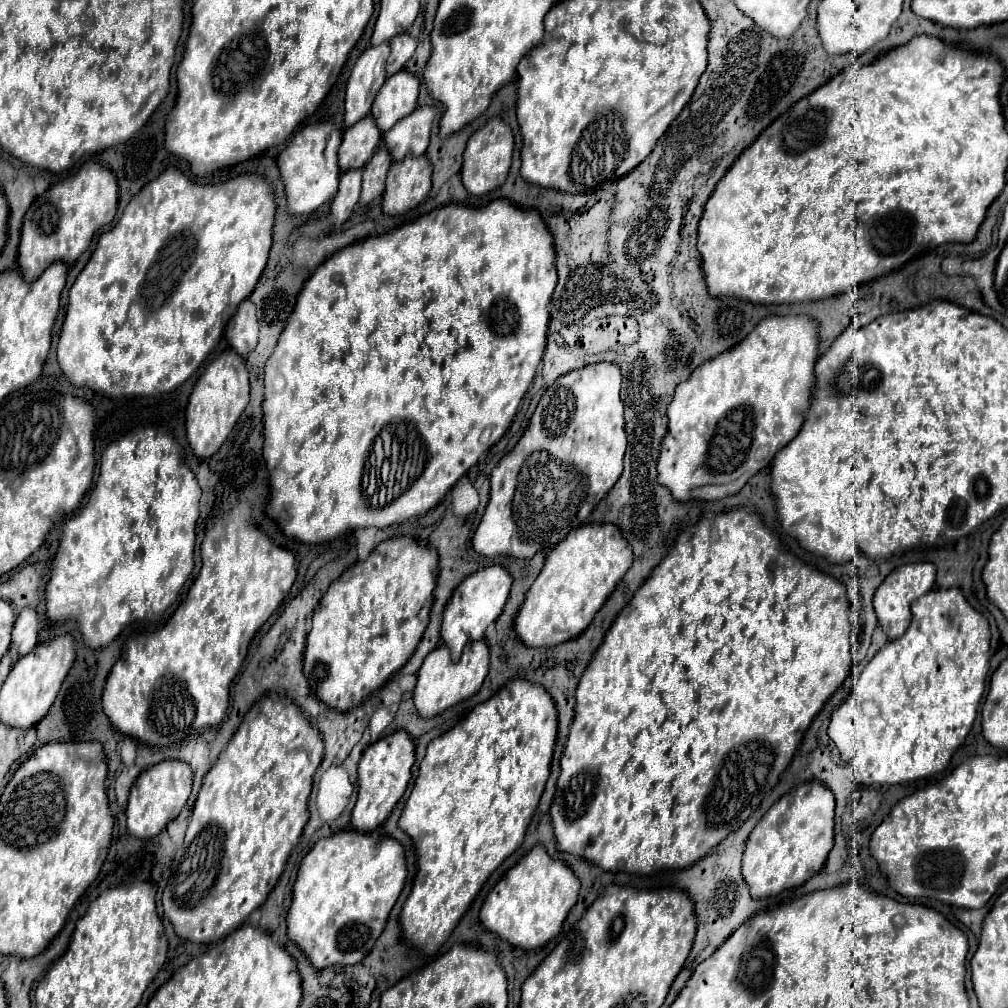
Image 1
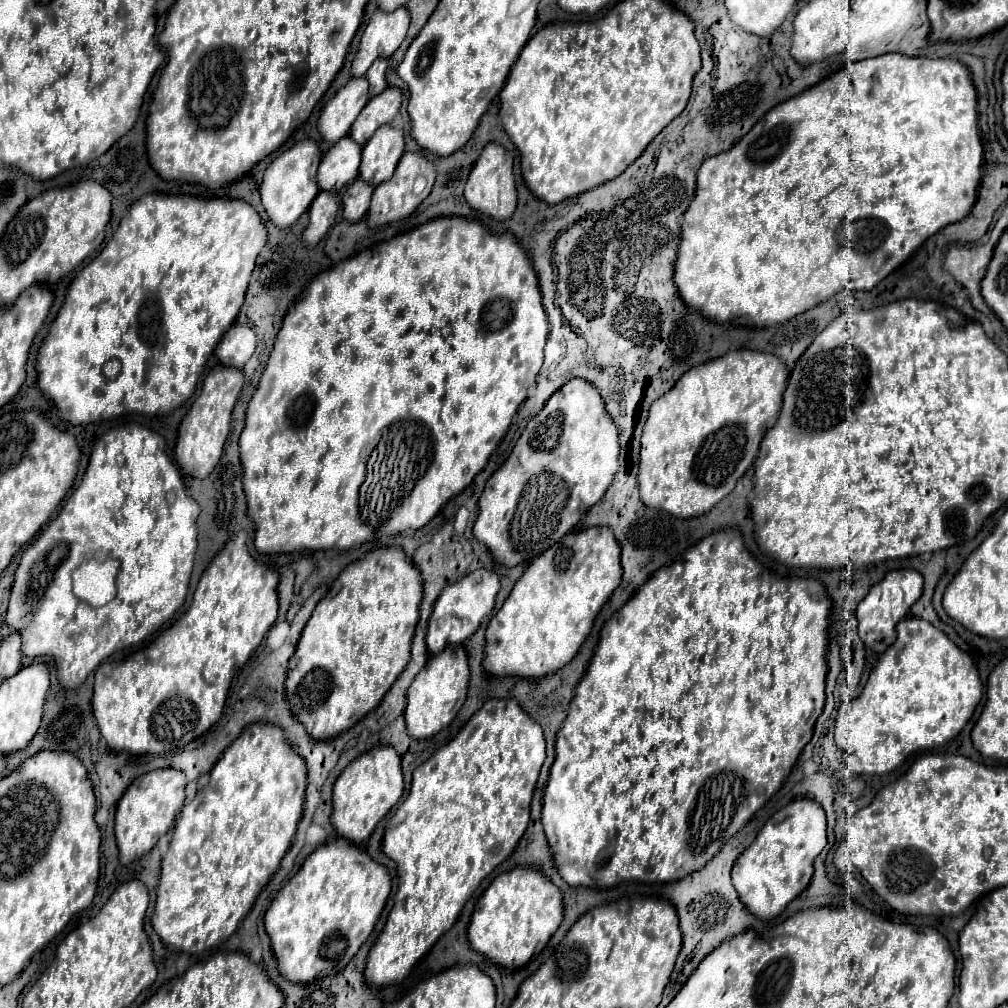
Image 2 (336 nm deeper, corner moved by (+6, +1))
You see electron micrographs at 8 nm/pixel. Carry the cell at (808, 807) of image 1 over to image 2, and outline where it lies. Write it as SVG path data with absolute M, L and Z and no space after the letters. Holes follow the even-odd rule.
M797 798L773 814L755 842L733 866L733 886L745 908L761 920L779 916L783 908L809 886L813 878L813 860L825 844L825 812L811 798Z

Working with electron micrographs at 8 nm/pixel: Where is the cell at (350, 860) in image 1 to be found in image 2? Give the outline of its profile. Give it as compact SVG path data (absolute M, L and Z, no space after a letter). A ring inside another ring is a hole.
M335 838L319 846L301 866L301 870L277 892L269 910L265 912L265 930L271 938L271 950L277 960L279 972L289 982L313 982L315 978L335 974L343 970L357 954L361 944L373 932L373 926L385 908L391 892L391 876L385 866L371 860L371 856L349 844L343 838Z

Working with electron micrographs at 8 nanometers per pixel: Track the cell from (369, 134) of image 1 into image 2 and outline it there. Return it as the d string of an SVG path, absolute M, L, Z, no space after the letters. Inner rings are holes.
M351 136L341 138L321 160L317 170L317 186L329 192L341 192L347 184L357 180L361 162L361 146Z

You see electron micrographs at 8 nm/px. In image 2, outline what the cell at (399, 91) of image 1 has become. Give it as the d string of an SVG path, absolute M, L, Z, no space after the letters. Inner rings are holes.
M387 88L377 98L371 98L367 102L365 110L353 122L353 126L351 126L351 138L357 144L363 146L373 136L373 132L379 126L389 124L395 118L395 114L399 112L401 102L403 102L403 94L401 94L399 88Z

